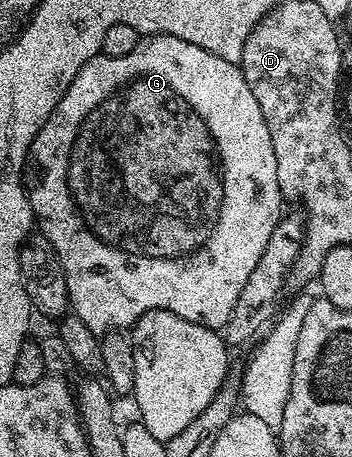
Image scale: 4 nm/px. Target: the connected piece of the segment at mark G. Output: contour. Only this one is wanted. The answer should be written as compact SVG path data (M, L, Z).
M151 34L143 37L128 56L110 58L107 54L99 52L95 58L88 60L88 64L84 64L84 68L80 68L80 72L76 72L76 76L72 80L72 84L68 84L60 104L56 104L52 116L48 116L48 120L44 120L44 128L40 128L40 132L36 132L36 140L32 140L24 167L24 185L37 229L48 240L48 244L52 244L56 256L60 256L64 276L70 282L70 310L97 336L105 336L119 328L133 327L134 321L140 316L144 316L144 312L149 310L176 312L176 316L184 316L184 320L192 320L201 326L210 327L211 330L221 331L226 325L228 316L232 316L232 308L236 308L236 299L240 297L240 291L244 289L244 283L248 280L248 276L252 276L256 264L260 264L260 255L272 237L276 224L284 217L284 209L282 210L284 199L280 180L276 176L276 152L272 152L272 136L268 132L268 124L264 124L264 112L260 112L260 104L256 100L256 96L252 96L252 88L248 88L248 80L244 80L241 69L235 63L220 60L220 56L212 56L212 52L204 52L204 48L196 48L196 44L188 44L188 40L180 40L180 36L168 36L167 34Z

